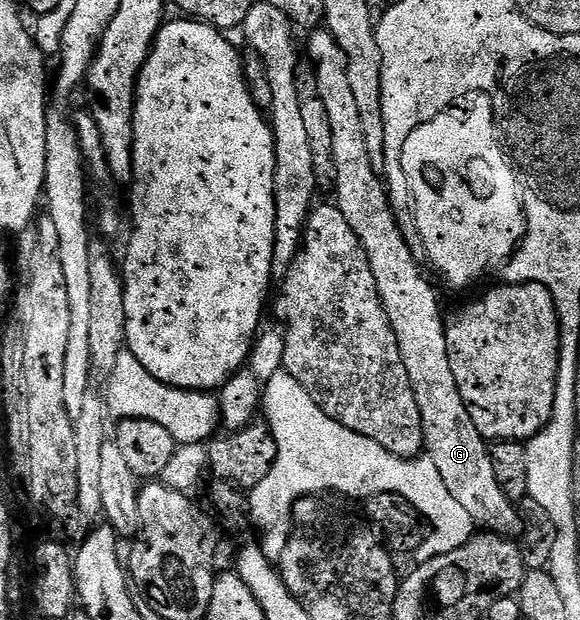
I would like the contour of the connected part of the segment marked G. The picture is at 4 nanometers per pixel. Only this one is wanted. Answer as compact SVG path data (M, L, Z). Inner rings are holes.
M316 28L308 38L308 54L311 65L316 72L318 92L322 104L326 104L326 112L330 116L330 133L334 135L334 168L336 169L336 198L334 205L346 216L346 224L354 228L354 236L366 248L370 260L370 272L374 272L374 281L378 283L378 296L382 296L382 308L386 308L386 316L390 320L390 328L394 328L394 336L398 336L398 352L402 352L402 364L406 364L406 376L410 376L410 384L414 388L414 400L418 400L418 412L422 412L422 432L424 433L424 450L432 459L434 468L438 468L442 480L446 480L446 488L456 500L461 501L462 508L470 512L477 527L493 534L507 535L508 530L517 529L518 510L507 498L506 492L498 484L498 476L494 476L494 464L489 443L474 428L472 412L462 400L462 392L458 392L458 380L454 380L454 372L450 372L450 360L446 352L445 315L440 315L440 302L436 299L436 290L424 279L420 271L421 263L410 252L406 240L396 223L392 206L388 203L388 191L381 175L370 164L370 152L366 150L366 136L362 134L362 119L358 116L358 107L350 80L346 76L346 56L334 40L334 36L326 28Z

